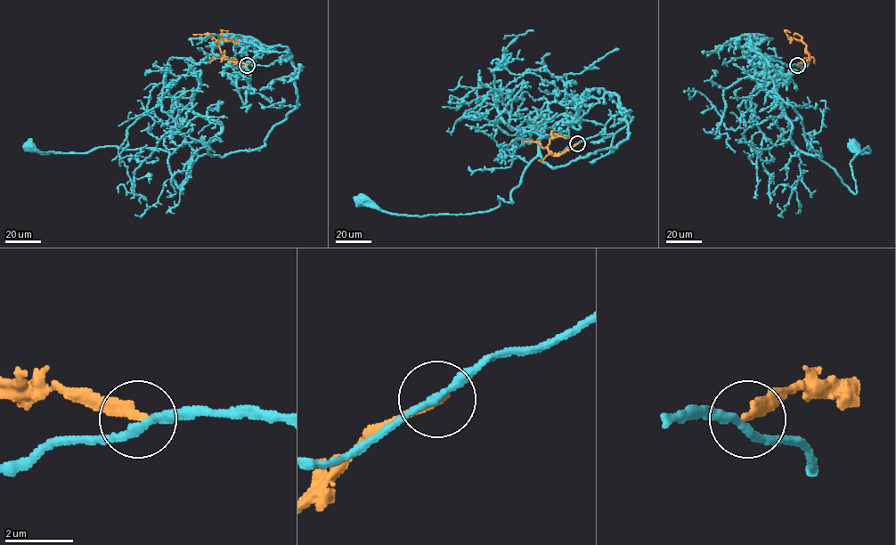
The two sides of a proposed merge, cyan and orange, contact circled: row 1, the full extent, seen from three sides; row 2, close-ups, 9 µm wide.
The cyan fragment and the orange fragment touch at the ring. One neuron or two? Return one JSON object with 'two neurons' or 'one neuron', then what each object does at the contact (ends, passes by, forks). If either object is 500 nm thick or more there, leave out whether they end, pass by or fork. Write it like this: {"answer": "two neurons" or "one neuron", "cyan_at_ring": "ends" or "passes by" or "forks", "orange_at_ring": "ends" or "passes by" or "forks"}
{"answer": "two neurons", "cyan_at_ring": "passes by", "orange_at_ring": "ends"}

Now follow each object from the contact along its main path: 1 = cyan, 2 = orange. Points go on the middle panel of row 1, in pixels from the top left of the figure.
1: (577, 143), (625, 115), (616, 148), (553, 167), (539, 152), (512, 202), (485, 211), (407, 215), (361, 201)
2: (577, 143), (558, 155), (549, 152), (551, 137), (568, 138)

